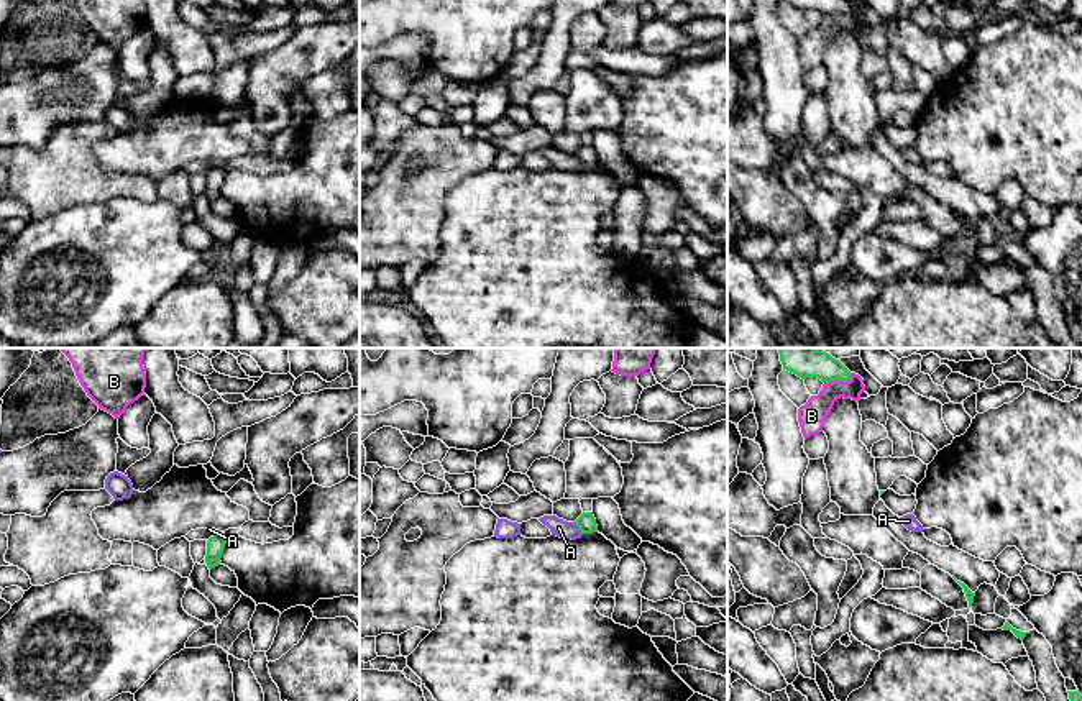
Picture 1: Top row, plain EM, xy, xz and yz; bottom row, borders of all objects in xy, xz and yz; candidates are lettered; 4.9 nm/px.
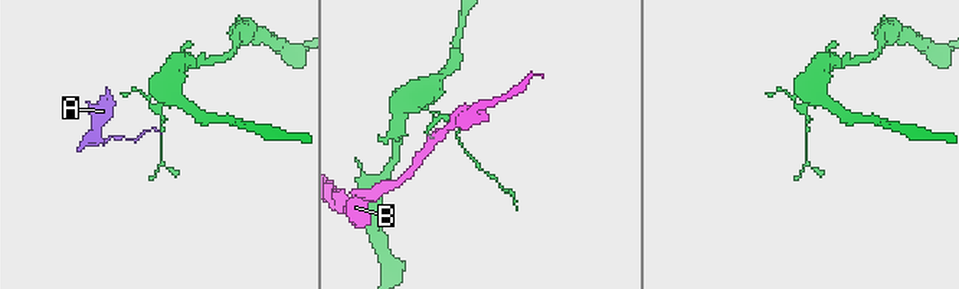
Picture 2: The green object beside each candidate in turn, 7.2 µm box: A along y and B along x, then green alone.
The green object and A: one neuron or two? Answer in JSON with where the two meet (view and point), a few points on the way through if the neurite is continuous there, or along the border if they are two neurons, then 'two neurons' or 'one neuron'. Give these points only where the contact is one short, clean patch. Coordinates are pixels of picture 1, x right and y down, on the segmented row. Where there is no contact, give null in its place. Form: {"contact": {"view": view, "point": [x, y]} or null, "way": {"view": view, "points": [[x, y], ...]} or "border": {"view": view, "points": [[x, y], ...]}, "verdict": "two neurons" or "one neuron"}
{"contact": {"view": "xz", "point": [580, 529]}, "border": {"view": "xz", "points": [[573, 522], [582, 534]]}, "verdict": "two neurons"}

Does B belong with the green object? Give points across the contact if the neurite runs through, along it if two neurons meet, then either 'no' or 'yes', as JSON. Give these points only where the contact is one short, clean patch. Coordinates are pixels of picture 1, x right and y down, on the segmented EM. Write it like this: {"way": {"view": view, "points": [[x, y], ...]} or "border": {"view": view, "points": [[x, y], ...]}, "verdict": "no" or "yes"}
{"border": {"view": "yz", "points": [[851, 373], [844, 381], [825, 383]]}, "verdict": "no"}

